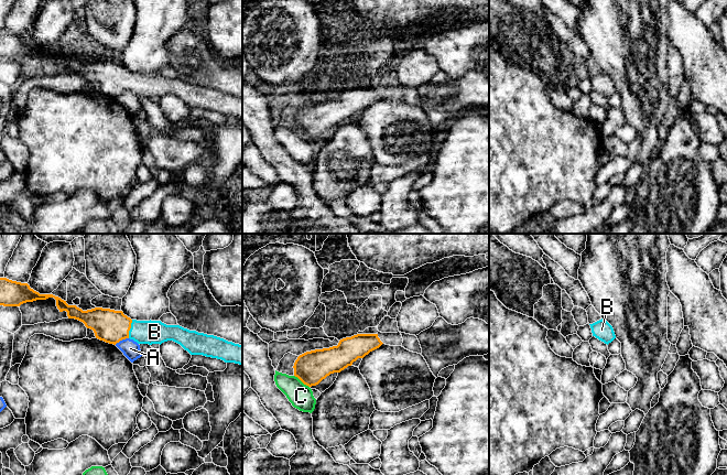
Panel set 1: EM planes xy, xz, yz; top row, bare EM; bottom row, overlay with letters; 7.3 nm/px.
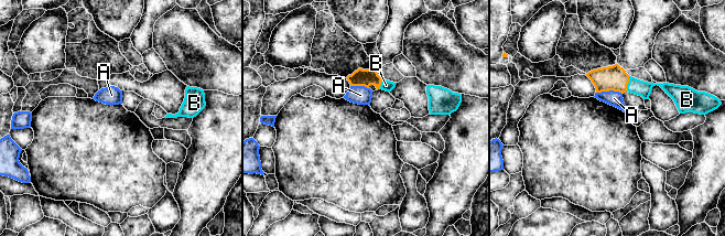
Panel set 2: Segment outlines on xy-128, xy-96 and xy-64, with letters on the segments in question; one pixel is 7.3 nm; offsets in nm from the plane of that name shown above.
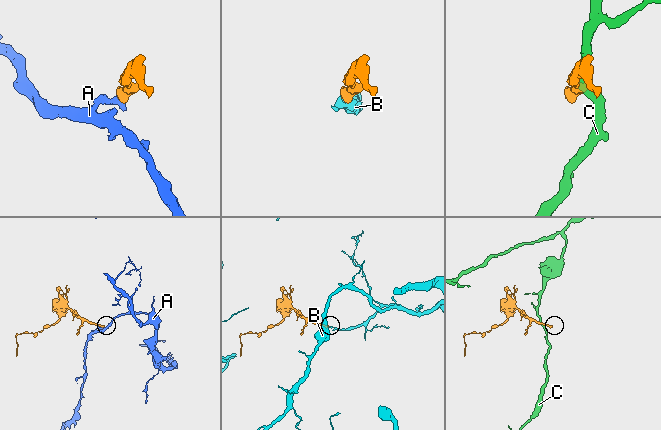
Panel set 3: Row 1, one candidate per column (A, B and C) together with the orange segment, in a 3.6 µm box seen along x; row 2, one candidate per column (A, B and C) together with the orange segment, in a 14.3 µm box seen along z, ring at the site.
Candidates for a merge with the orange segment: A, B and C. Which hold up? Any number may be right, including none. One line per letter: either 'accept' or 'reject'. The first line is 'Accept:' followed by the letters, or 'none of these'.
Accept: B
A: reject
B: accept
C: reject

